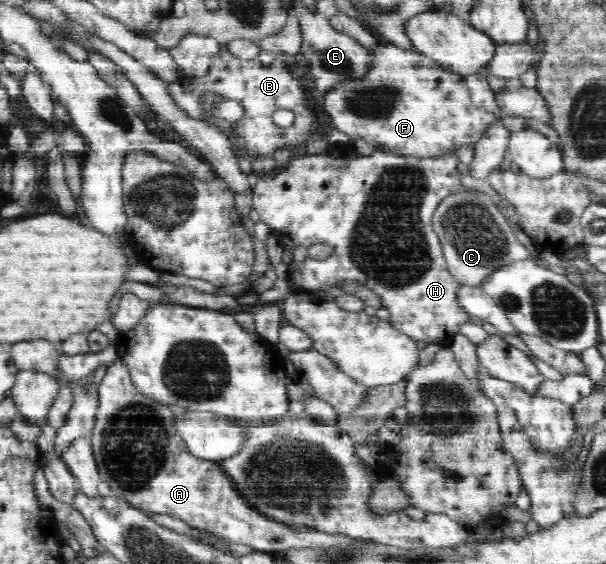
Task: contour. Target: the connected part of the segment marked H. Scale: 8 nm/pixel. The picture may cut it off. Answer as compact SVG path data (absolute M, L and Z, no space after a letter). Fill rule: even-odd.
M375 149L371 154L358 155L353 153L347 155L346 153L325 153L325 154L303 154L299 153L293 156L288 162L288 165L269 178L259 178L256 185L252 186L252 209L253 216L257 220L262 220L271 229L271 233L276 235L279 244L286 250L292 252L292 263L288 265L289 279L294 284L303 288L308 292L319 291L321 293L328 291L330 287L336 286L340 281L353 280L358 281L364 287L368 287L368 290L372 290L372 293L376 294L382 302L381 308L387 309L390 313L390 319L388 323L392 324L396 332L408 336L414 341L422 341L427 345L433 344L448 344L451 345L455 335L460 334L460 326L465 323L469 323L471 317L468 313L458 304L458 290L460 284L454 280L452 274L448 271L446 260L443 256L441 243L438 236L434 233L431 219L438 207L438 204L448 196L452 194L465 192L466 187L462 186L460 182L460 172L458 172L458 156L454 151L452 153L446 153L442 157L410 157L408 155L392 155L387 150ZM312 245L331 245L333 247L333 254L323 260L316 260L308 256L308 247Z

